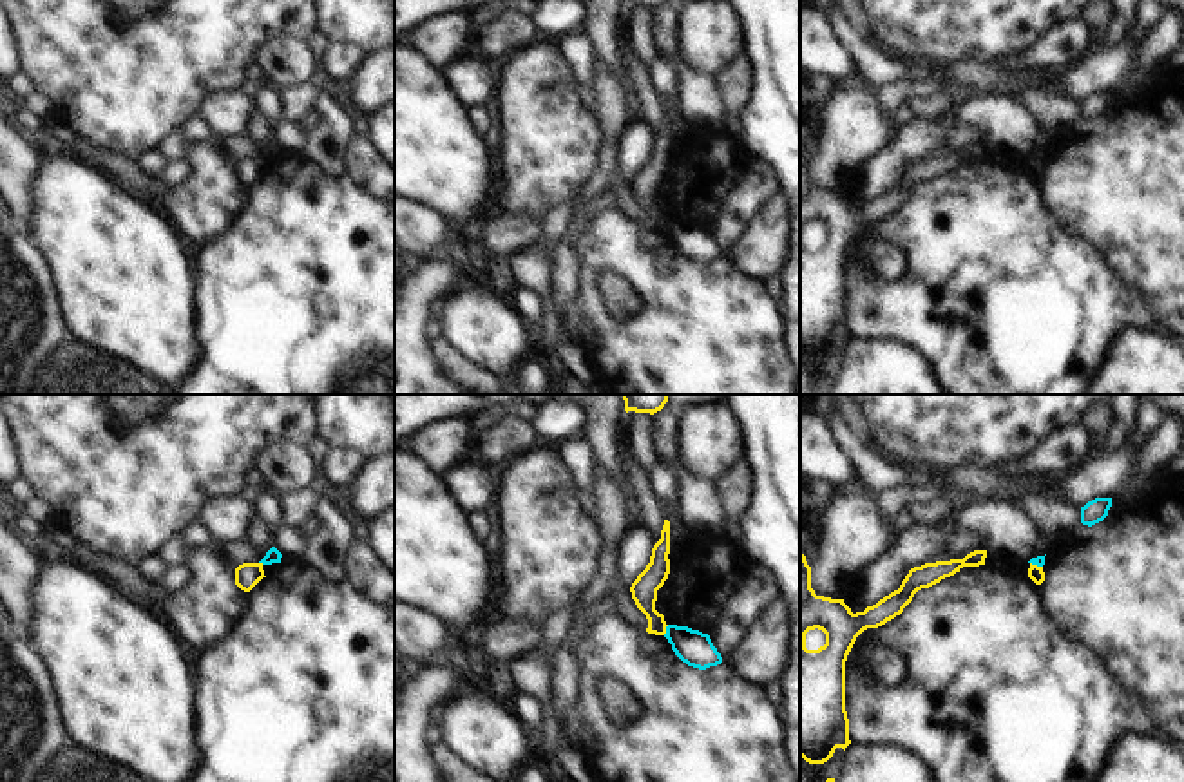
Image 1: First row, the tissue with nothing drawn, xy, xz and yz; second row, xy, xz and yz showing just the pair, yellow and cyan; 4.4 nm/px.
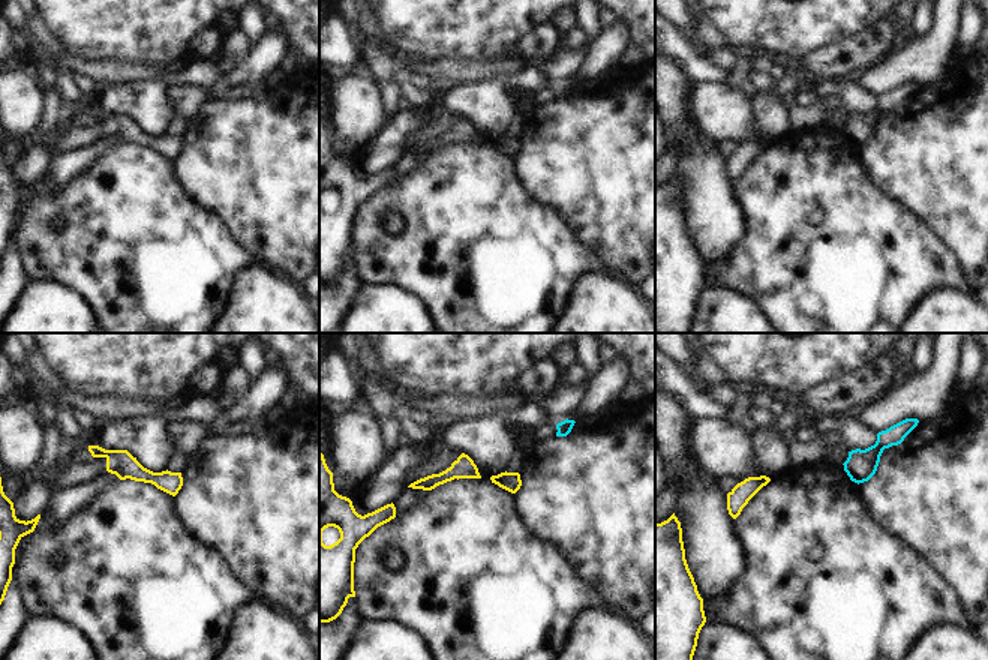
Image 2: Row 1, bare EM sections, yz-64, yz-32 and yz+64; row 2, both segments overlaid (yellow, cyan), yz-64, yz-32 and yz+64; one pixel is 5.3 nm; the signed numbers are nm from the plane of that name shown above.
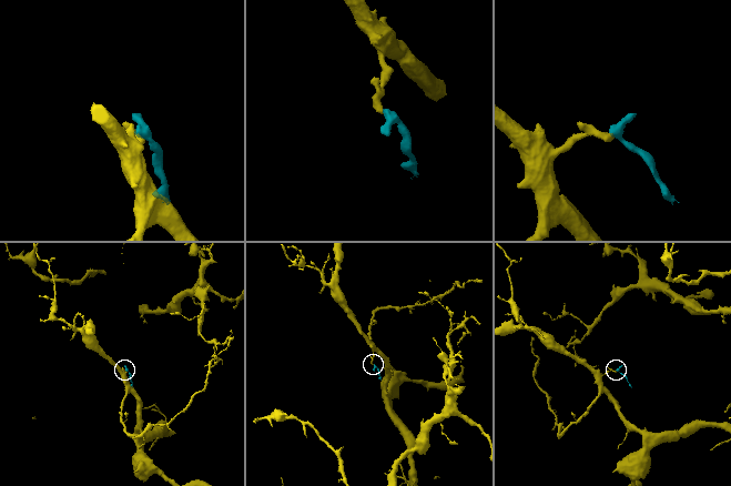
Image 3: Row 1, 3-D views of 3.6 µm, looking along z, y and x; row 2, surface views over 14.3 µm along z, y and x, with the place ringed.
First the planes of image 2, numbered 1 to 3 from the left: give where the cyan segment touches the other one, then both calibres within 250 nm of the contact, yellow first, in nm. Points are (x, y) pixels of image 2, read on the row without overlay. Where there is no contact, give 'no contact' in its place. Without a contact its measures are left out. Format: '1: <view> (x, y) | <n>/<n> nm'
1: no contact
2: no contact
3: no contact

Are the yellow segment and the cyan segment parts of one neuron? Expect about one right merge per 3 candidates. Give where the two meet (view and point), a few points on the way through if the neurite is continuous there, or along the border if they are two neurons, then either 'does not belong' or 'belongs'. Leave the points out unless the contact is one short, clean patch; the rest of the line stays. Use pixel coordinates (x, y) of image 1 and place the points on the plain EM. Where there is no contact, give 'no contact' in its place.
xz (665, 225) | along xz (668, 219), (663, 228) | does not belong

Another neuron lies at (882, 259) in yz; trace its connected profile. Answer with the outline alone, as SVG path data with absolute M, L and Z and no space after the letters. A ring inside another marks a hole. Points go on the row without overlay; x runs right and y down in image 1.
M871 239L864 246L864 264L880 281L896 281L907 268L905 253L883 239Z

